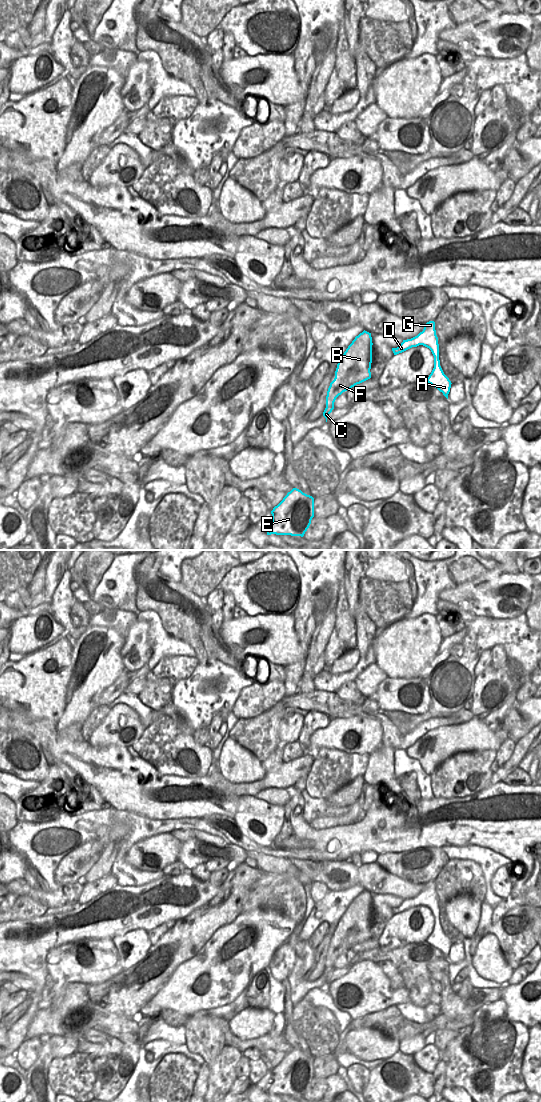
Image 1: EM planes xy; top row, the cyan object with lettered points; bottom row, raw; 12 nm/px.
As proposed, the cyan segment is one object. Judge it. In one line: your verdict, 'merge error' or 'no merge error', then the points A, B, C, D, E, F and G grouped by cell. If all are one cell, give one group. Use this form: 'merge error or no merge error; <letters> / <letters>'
no merge error; A B C D E F G

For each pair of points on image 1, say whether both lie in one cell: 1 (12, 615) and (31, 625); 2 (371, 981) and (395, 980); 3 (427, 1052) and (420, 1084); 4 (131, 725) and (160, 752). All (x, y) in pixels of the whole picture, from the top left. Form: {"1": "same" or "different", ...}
{"1": "different", "2": "different", "3": "different", "4": "different"}

